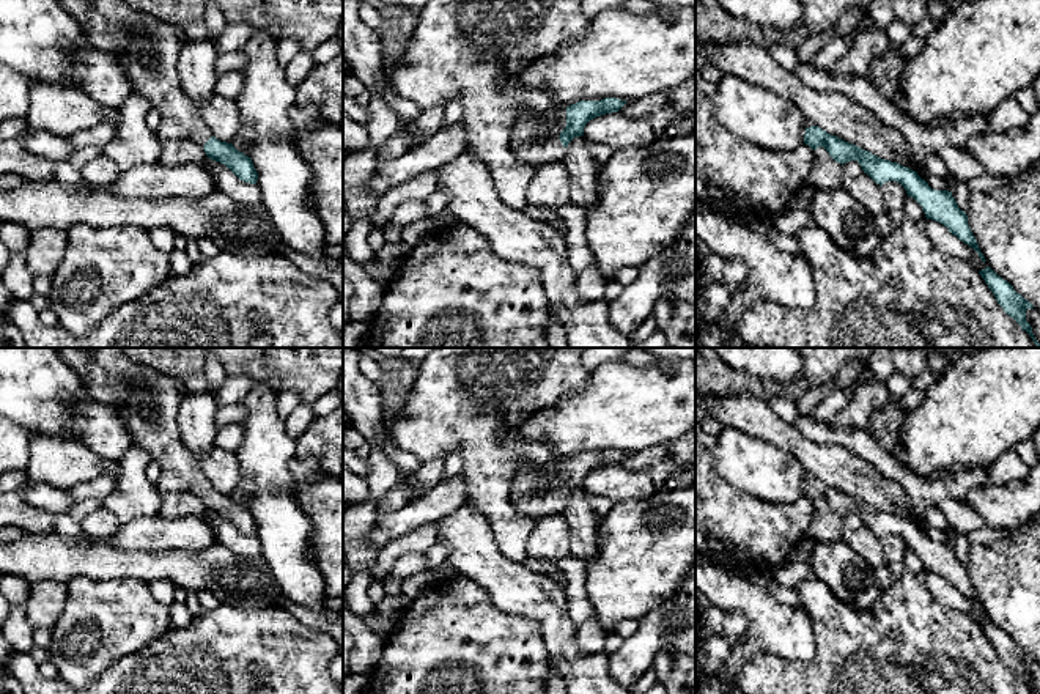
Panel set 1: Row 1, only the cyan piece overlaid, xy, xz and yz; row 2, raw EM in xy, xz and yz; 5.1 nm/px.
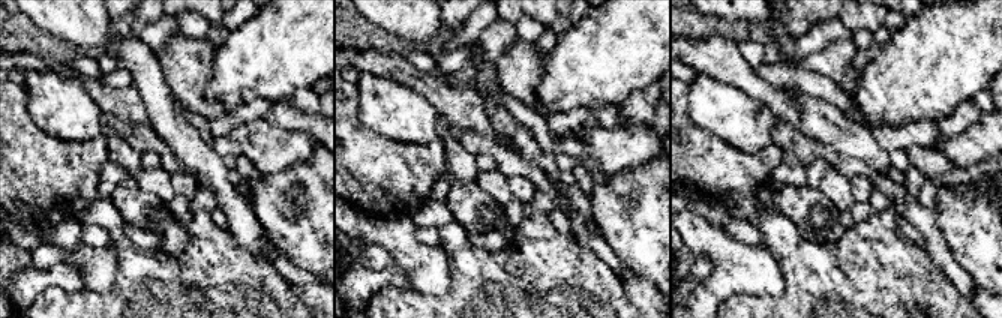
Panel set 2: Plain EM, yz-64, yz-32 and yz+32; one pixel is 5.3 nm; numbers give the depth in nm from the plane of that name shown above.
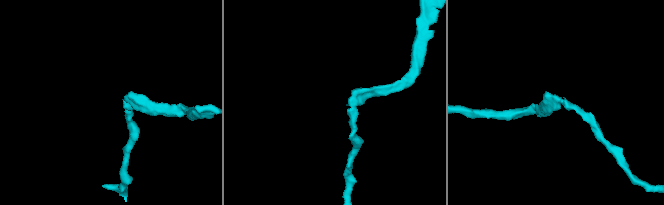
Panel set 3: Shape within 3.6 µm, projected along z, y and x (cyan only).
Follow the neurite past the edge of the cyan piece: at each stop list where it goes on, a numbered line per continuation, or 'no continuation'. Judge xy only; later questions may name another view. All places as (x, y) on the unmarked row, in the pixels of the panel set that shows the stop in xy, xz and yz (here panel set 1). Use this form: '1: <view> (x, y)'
1: xy (104, 372)

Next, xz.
1: xz (526, 498)

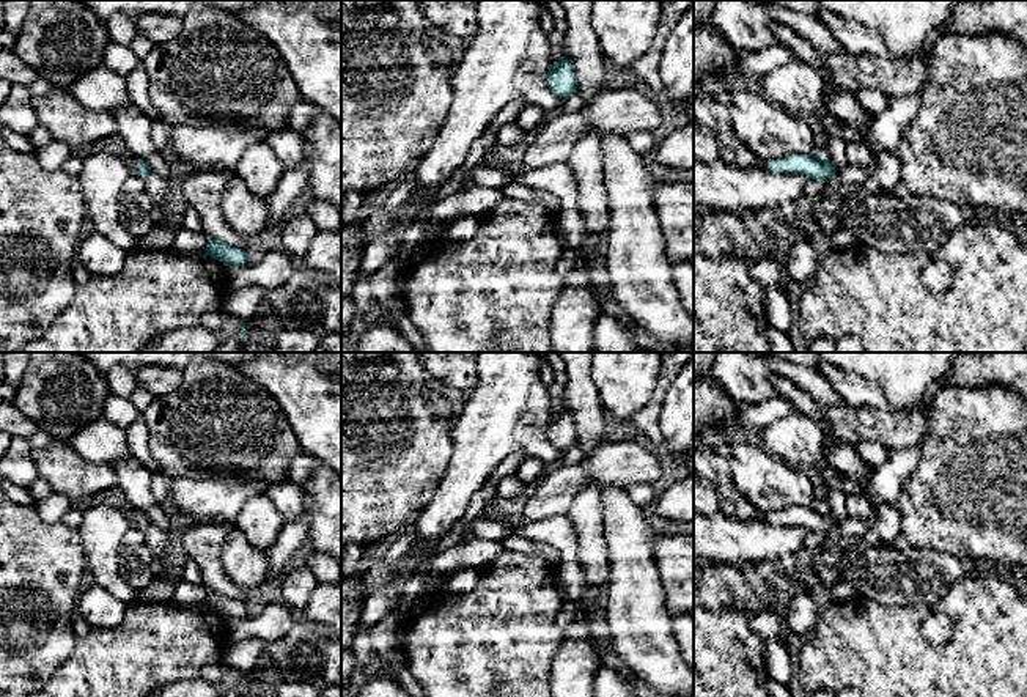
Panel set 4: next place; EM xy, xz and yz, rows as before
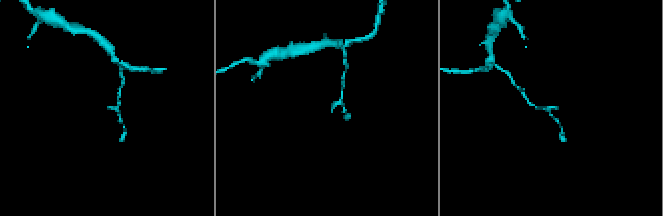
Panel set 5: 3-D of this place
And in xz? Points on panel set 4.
no continuation

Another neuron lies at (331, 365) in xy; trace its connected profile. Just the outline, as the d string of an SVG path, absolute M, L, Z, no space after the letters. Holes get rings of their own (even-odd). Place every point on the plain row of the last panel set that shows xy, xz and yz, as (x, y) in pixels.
M332 352L327 359L316 362L316 367L329 378L341 381L341 352Z

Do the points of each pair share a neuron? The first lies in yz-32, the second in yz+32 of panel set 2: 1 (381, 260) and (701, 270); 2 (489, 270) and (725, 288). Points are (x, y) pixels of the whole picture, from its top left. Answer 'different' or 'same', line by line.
1: same
2: different

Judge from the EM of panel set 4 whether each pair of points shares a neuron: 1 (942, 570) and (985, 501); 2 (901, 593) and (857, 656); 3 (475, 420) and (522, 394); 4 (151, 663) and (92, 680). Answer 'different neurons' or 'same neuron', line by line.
1: different neurons
2: different neurons
3: same neuron
4: same neuron

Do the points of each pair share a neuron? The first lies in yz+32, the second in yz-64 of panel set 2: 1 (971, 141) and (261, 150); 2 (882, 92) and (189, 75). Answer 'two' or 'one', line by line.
1: one
2: two

